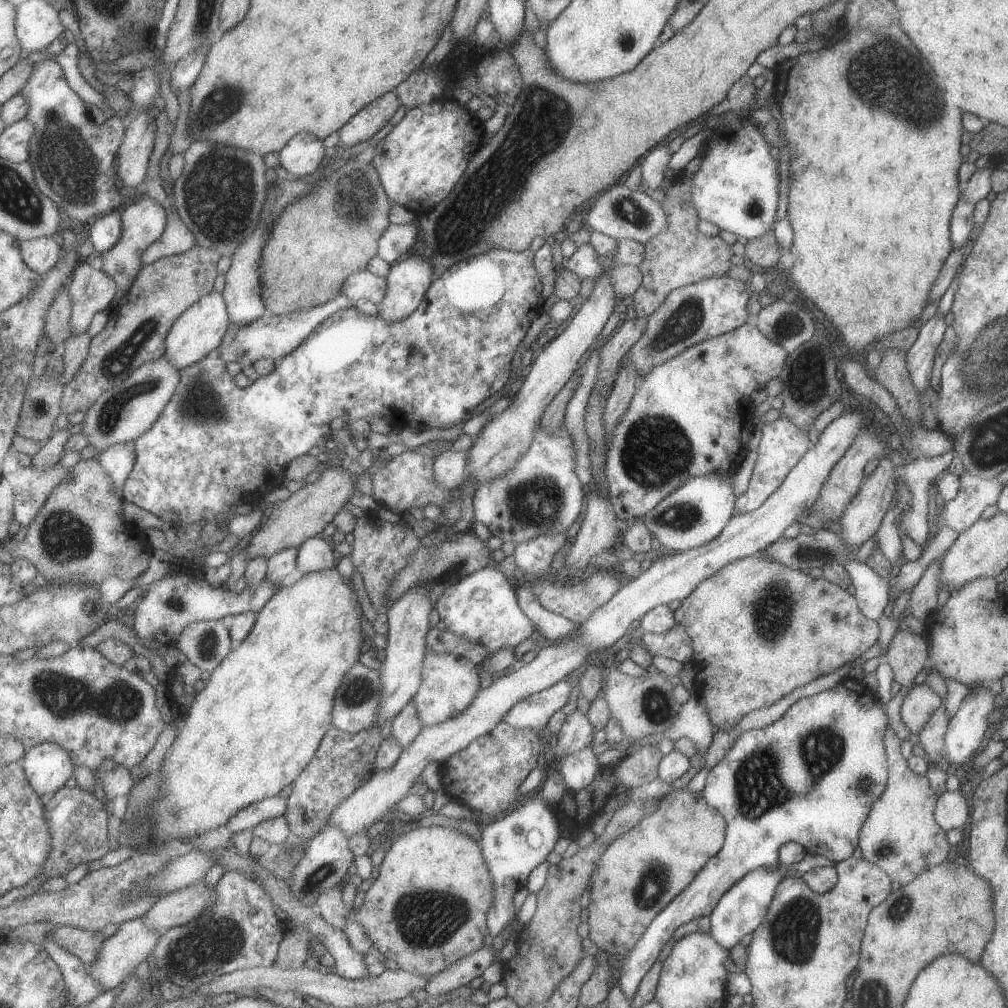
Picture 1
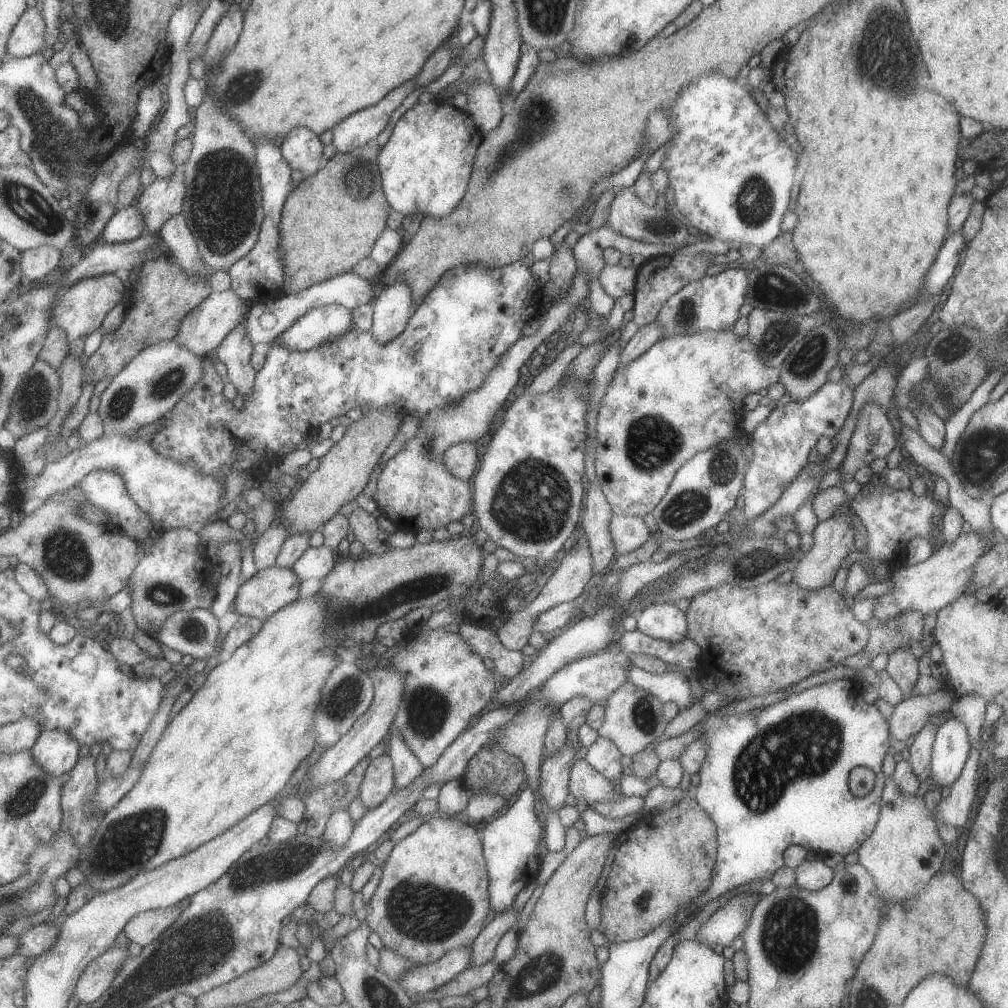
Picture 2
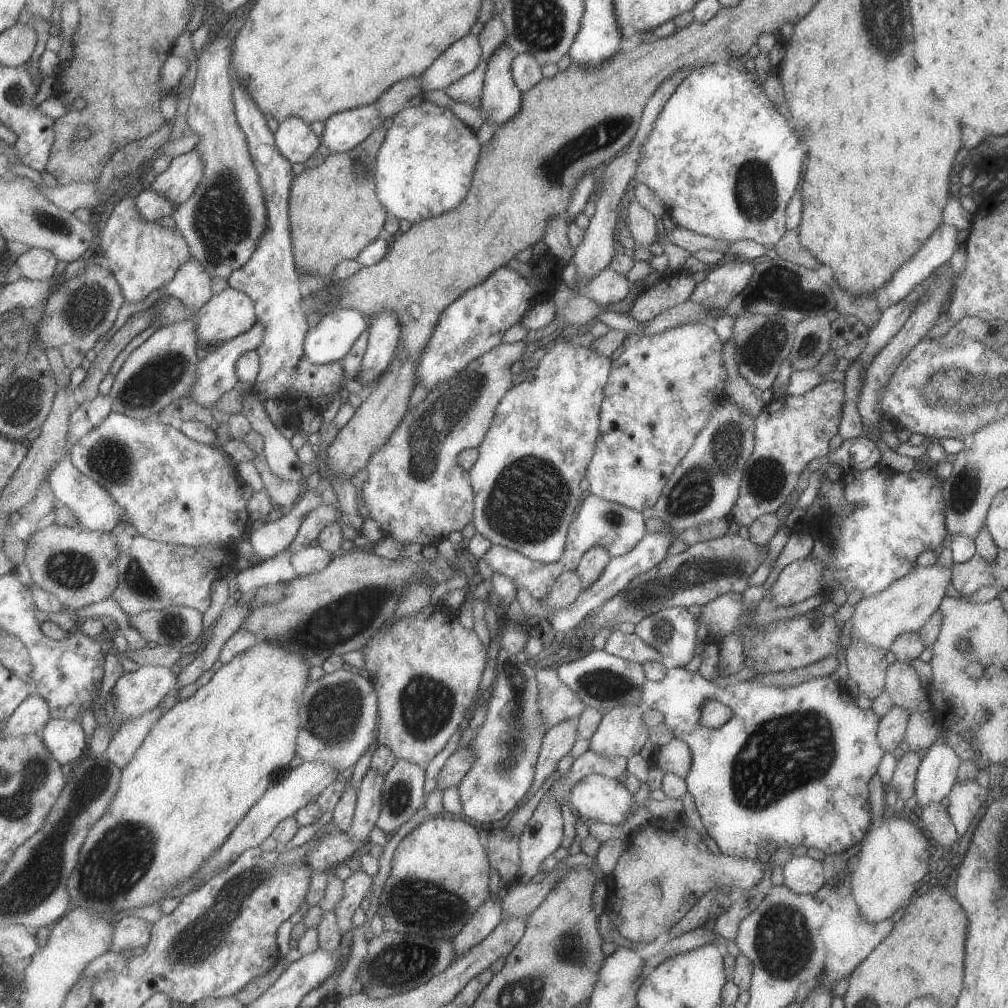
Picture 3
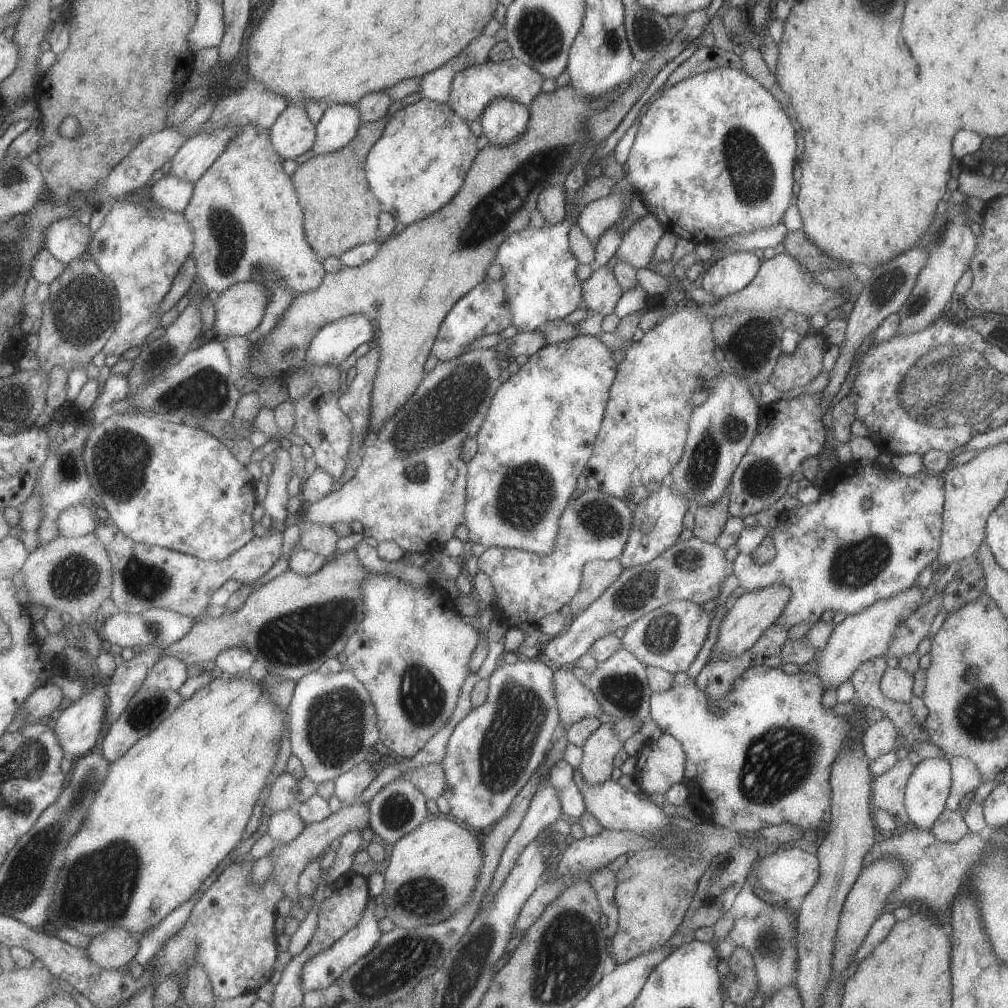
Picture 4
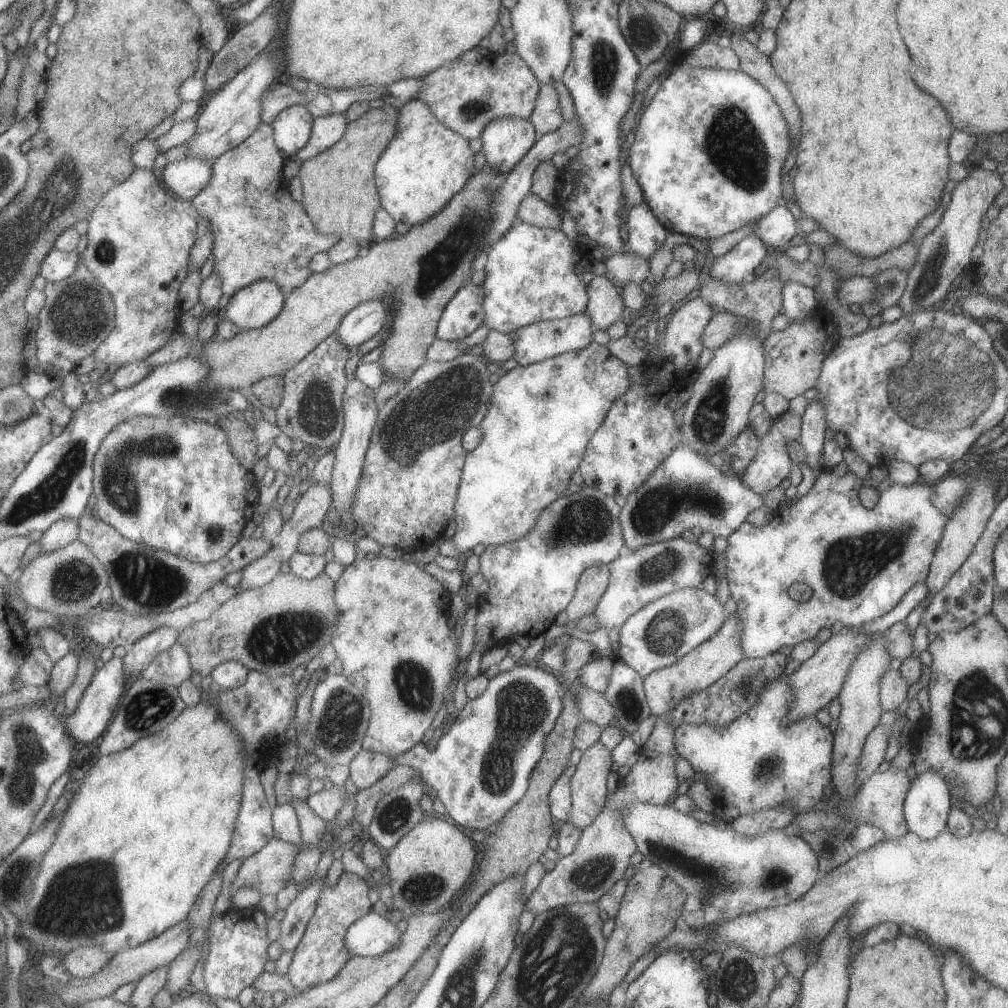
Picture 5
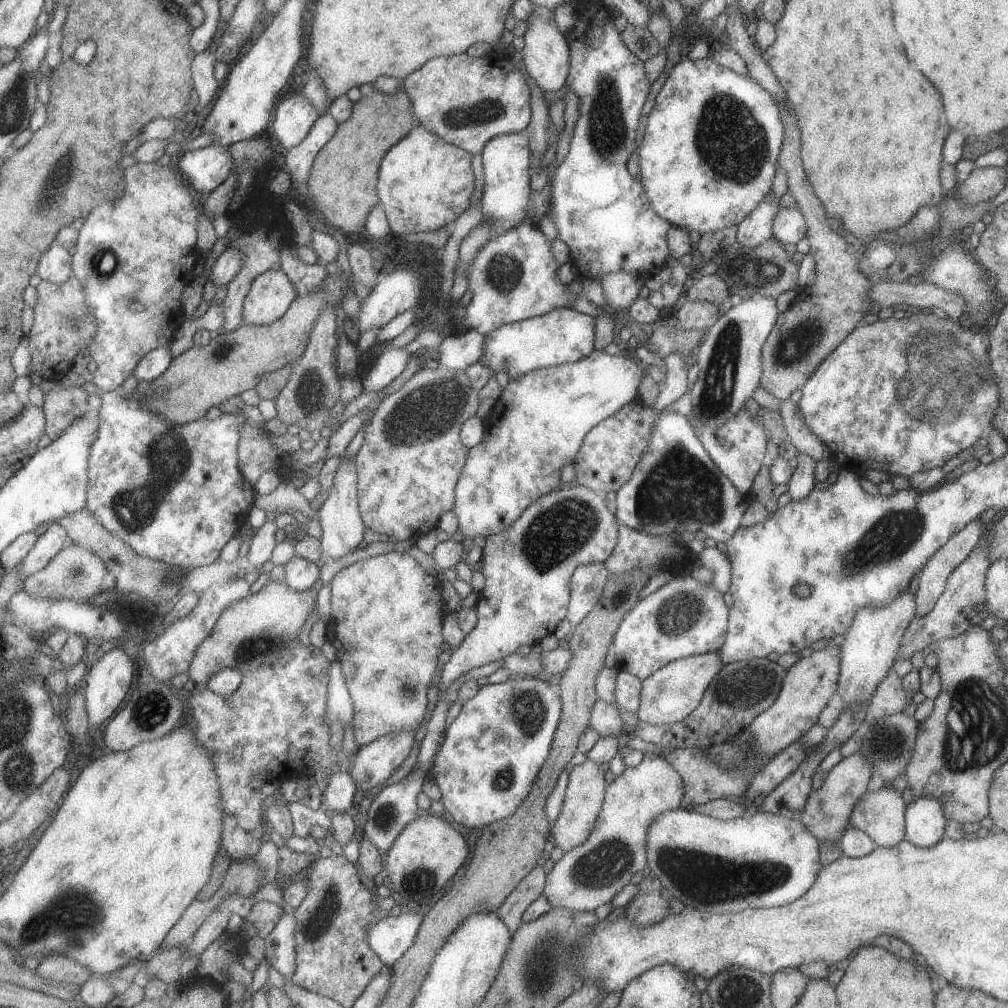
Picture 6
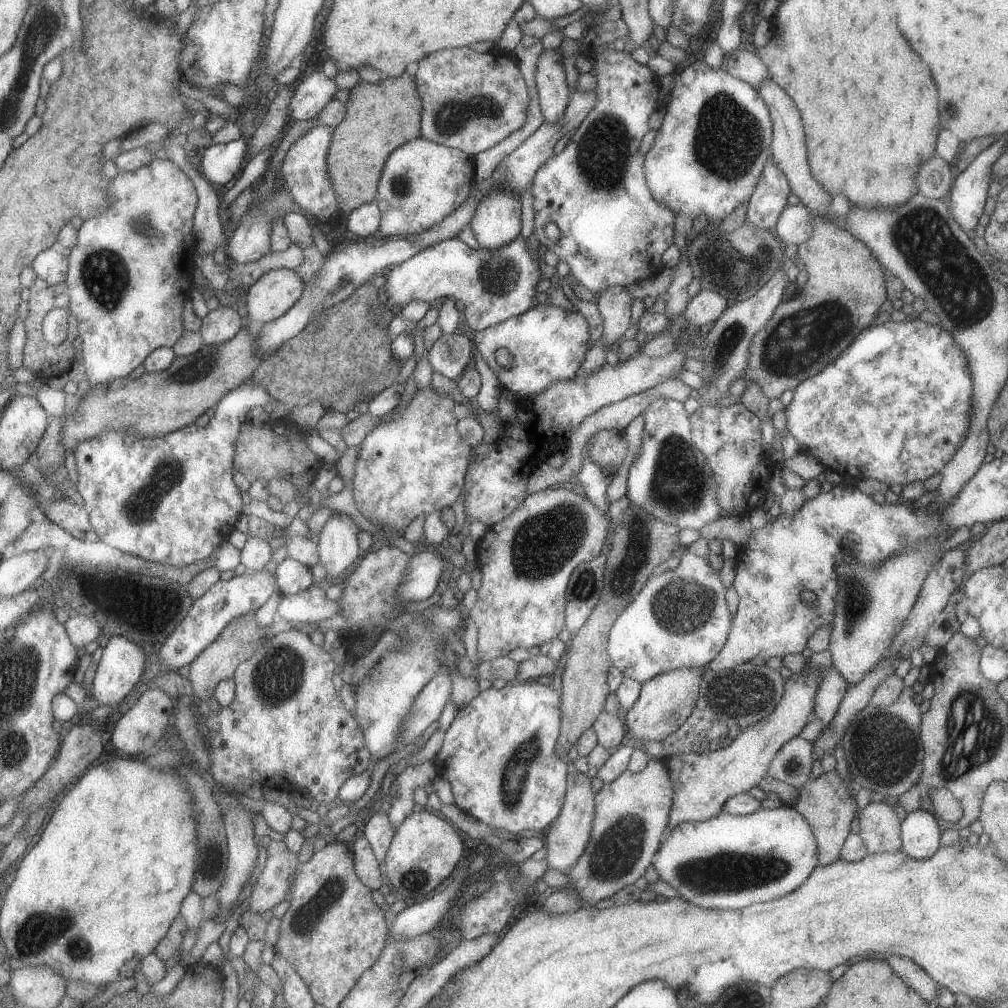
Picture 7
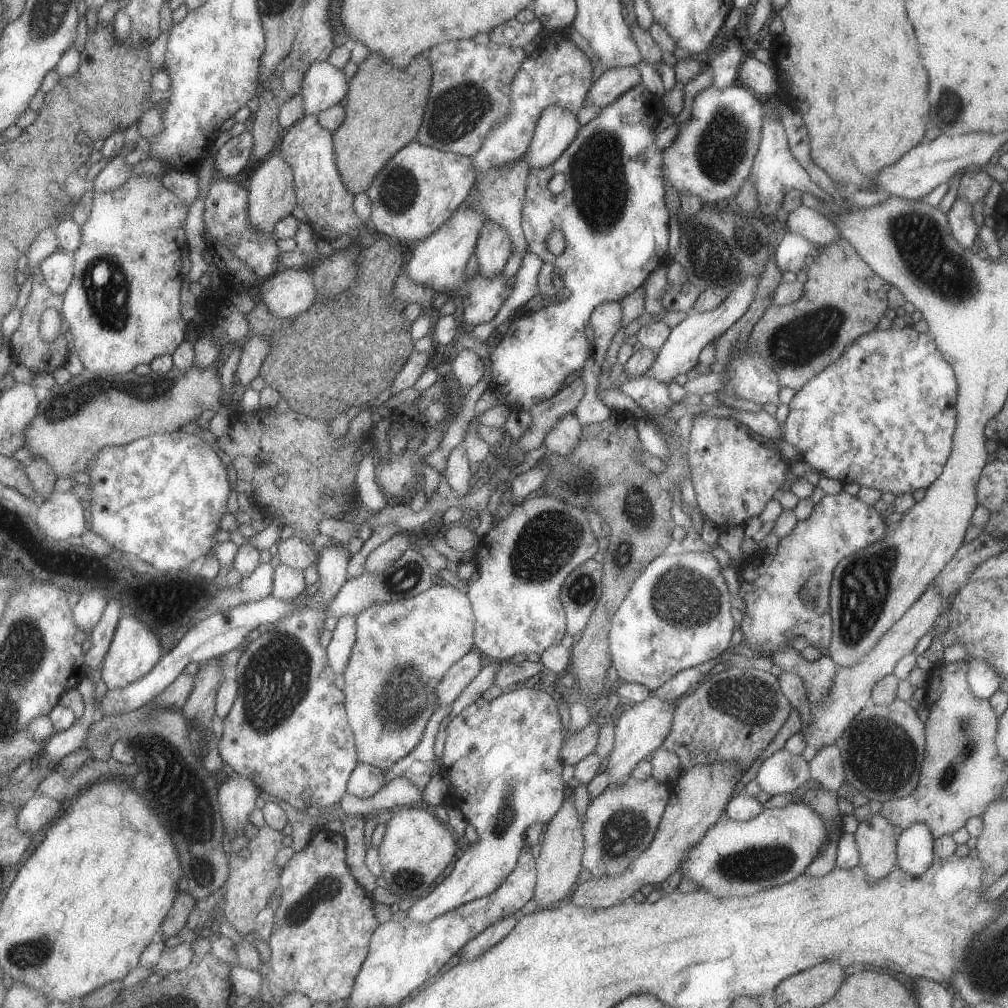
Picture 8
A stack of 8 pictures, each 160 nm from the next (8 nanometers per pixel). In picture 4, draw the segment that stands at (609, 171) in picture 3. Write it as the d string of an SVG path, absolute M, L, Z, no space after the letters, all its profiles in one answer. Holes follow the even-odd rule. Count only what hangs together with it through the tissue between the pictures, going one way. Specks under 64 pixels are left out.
M715 45L700 48L670 74L660 91L678 84L681 80L718 67L742 68L742 61L739 53L727 52Z

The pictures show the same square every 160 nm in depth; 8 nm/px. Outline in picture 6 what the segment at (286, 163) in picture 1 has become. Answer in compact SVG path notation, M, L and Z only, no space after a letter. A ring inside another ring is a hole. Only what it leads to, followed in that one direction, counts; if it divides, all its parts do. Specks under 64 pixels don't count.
M296 95L286 98L276 108L272 137L290 150L306 138L318 117L315 106L306 97Z

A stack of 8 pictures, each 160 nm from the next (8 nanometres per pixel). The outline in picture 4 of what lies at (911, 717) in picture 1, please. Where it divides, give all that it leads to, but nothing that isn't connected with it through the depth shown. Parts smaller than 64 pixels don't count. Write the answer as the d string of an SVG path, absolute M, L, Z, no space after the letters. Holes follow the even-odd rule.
M886 716L871 723L861 738L869 762L895 749L899 736L896 725Z

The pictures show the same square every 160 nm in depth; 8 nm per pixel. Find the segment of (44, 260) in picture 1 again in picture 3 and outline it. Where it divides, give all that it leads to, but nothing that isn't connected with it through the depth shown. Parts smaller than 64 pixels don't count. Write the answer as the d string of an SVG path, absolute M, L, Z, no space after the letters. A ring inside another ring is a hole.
M32 248L16 261L21 267L22 276L32 280L48 280L56 277L60 259L51 250Z

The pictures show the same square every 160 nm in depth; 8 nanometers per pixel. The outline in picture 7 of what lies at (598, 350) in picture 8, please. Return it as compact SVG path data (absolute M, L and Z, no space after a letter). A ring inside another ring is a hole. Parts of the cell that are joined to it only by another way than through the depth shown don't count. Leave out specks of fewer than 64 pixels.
M622 288L604 289L599 295L597 306L603 318L602 340L607 346L607 352L611 344L619 340L632 326L630 316L632 316L632 295Z

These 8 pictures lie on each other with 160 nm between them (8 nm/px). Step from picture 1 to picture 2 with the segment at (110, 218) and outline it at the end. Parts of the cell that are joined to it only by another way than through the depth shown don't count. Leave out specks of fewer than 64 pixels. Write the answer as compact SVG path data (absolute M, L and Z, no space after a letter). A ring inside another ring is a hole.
M130 206L124 210L119 210L118 214L112 218L110 224L104 232L104 241L109 244L126 243L131 239L138 239L144 234L144 218L136 206Z

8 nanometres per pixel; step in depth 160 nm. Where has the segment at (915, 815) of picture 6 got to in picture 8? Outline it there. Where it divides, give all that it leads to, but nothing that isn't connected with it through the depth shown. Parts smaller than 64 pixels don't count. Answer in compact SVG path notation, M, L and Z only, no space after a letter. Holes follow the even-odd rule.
M915 822L897 836L897 866L913 877L930 868L934 854L934 835L926 823Z

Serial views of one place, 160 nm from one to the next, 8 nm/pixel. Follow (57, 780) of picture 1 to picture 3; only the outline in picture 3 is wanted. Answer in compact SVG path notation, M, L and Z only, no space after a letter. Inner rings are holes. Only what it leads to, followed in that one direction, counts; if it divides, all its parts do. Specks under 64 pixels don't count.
M53 718L41 735L59 763L75 765L86 756L88 734L78 721Z

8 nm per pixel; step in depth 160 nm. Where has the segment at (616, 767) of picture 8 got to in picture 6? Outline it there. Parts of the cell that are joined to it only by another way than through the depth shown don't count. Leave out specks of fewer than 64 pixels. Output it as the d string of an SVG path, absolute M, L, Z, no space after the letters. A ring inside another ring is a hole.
M720 651L690 655L669 662L642 681L641 705L636 716L640 721L653 725L680 722L699 705L710 682L724 665Z

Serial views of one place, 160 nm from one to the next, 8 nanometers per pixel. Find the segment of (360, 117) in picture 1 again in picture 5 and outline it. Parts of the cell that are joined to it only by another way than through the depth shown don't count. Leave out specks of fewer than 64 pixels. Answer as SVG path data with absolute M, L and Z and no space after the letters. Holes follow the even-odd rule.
M344 113L329 114L313 119L312 136L306 146L295 154L294 159L298 158L304 162L336 144L344 136L348 122Z

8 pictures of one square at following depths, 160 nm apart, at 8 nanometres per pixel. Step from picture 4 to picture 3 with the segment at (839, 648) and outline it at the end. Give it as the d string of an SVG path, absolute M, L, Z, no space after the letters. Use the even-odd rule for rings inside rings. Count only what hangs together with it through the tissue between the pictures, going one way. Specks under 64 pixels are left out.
M936 561L930 566L916 565L906 576L891 582L879 593L862 597L851 617L854 623L852 636L888 651L891 642L903 632L919 631L936 610L944 597L953 594L951 576L953 565L945 566Z

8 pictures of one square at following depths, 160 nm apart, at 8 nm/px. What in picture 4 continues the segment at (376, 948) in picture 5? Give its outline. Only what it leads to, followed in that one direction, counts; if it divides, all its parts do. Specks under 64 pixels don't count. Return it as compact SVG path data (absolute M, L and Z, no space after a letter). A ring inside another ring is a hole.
M374 898L368 901L361 921L354 928L351 928L334 944L326 947L325 951L319 952L316 956L309 958L302 965L301 987L303 992L306 990L324 990L328 988L336 980L339 980L341 974L344 974L346 969L349 969L357 960L366 956L377 945L382 932L378 928L379 920L376 920L376 916L374 916L375 901Z

